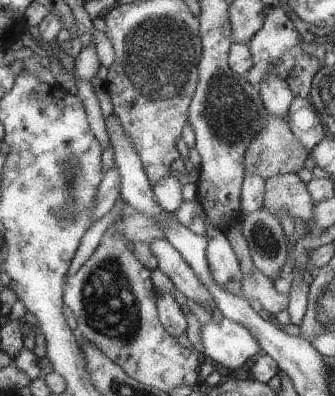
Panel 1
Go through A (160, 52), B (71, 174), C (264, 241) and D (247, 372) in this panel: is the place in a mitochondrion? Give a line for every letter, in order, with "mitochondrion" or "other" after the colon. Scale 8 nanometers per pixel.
A: mitochondrion
B: mitochondrion
C: mitochondrion
D: other

